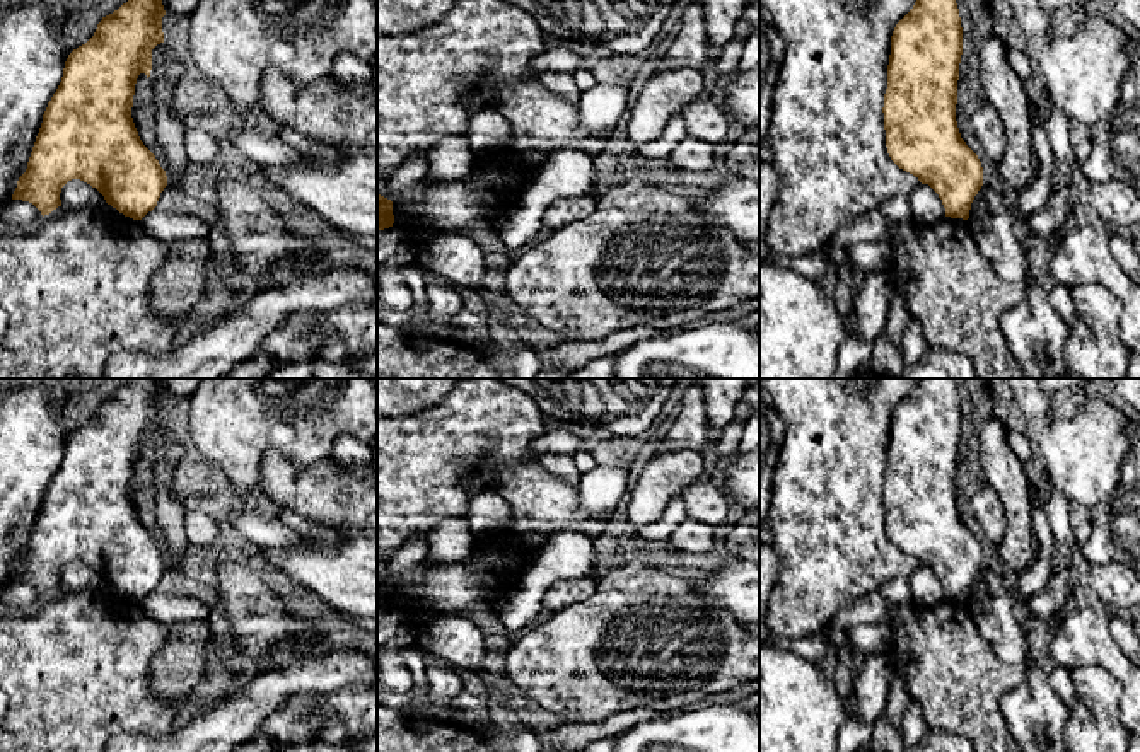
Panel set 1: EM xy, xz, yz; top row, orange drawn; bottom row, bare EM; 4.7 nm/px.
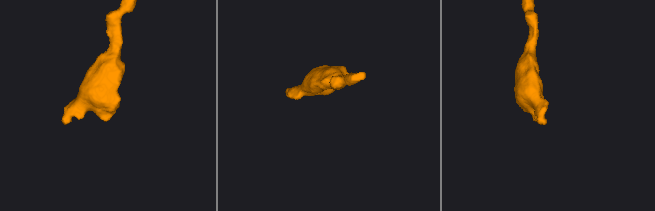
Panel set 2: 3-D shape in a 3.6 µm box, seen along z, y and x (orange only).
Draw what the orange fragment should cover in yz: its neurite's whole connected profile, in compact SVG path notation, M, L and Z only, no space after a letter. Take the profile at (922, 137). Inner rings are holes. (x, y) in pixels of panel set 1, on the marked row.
M916 0L891 36L882 113L891 160L939 194L945 217L968 220L983 186L983 167L961 138L956 121L961 55L963 27L956 0Z

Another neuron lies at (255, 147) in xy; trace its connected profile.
M241 126L232 130L225 145L244 165L254 167L302 167L304 157L275 133L258 126Z

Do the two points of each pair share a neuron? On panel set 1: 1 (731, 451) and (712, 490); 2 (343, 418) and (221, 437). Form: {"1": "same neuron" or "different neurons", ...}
{"1": "same neuron", "2": "same neuron"}

